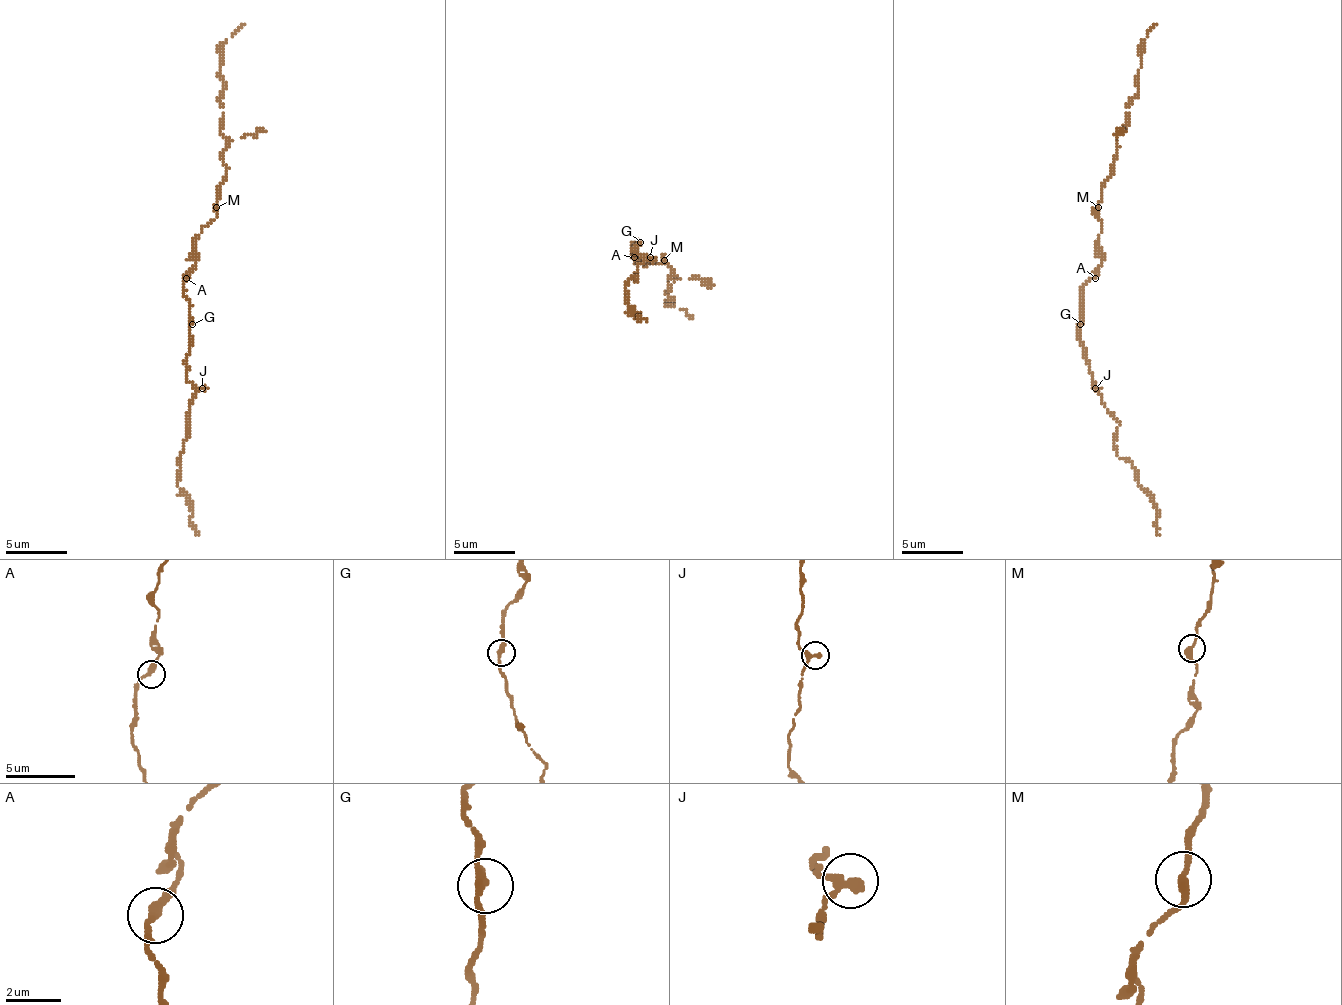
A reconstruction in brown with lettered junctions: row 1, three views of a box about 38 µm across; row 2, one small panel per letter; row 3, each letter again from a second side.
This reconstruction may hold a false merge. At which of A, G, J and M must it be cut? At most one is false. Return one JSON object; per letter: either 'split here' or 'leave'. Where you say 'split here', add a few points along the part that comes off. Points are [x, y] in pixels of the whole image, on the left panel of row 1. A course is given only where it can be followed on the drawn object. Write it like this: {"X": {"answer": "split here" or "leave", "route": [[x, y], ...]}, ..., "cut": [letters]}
{"A": {"answer": "leave"}, "G": {"answer": "leave"}, "J": {"answer": "leave"}, "M": {"answer": "leave"}, "cut": []}

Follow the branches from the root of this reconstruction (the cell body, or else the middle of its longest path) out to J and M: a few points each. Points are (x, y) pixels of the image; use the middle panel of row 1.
J: (634, 251), (631, 245), (637, 242), (634, 254), (650, 257)
M: (634, 251), (644, 263), (644, 260), (650, 263), (665, 260)

